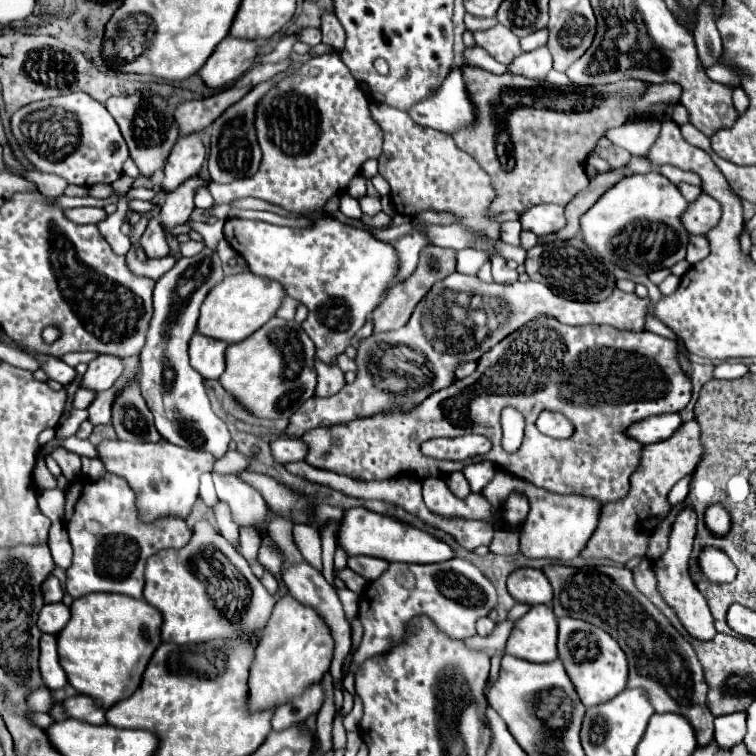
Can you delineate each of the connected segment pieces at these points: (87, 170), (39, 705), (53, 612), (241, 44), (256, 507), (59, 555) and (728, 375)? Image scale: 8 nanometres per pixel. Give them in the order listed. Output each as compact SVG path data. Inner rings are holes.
M86 92L56 96L20 108L12 116L12 132L24 156L40 172L58 174L76 186L112 184L122 176L122 164L130 156L116 120Z
M38 688L30 698L28 698L28 706L34 710L34 712L50 712L50 708L54 706L54 700L52 700L52 692L48 688Z
M62 602L58 604L46 604L38 618L38 628L46 634L58 634L70 620L70 608Z
M226 36L198 74L202 76L206 86L220 88L230 82L236 82L246 70L250 70L256 56L258 44L254 40Z
M212 474L218 498L228 504L232 512L232 520L238 528L250 526L258 528L266 522L266 502L262 502L262 496L252 488L246 486L246 482L238 482L232 474Z
M52 524L50 534L48 534L48 546L52 550L52 558L56 566L68 568L72 562L72 546L66 538L66 530L62 524Z
M724 362L724 364L718 364L714 366L714 374L712 378L716 380L734 380L742 374L748 374L748 368L744 364L730 364L730 362Z

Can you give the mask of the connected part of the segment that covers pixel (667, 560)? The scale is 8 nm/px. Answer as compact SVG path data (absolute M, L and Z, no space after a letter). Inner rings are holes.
M686 508L678 514L672 534L670 534L670 546L664 552L664 556L660 556L658 560L654 560L654 574L658 578L658 588L662 592L662 596L666 598L666 602L678 612L678 618L682 620L684 628L698 640L710 640L716 634L714 628L714 620L708 608L706 598L700 594L700 590L694 586L690 572L688 572L688 560L692 554L692 542L694 542L694 530L696 530L696 514L694 510ZM686 612L686 614L684 614Z

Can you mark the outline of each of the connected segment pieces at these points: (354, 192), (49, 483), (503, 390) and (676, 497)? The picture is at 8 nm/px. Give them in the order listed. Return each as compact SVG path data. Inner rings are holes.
M358 174L350 184L348 184L348 188L346 188L346 192L352 196L352 198L360 198L360 196L364 196L366 194L366 178L362 176L362 174Z
M38 458L38 460L36 460L34 482L38 484L38 488L58 488L58 486L56 486L56 478L48 472L44 458Z
M536 318L536 322L528 322L526 326L522 326L522 330L516 330L514 334L506 336L502 342L498 342L490 352L486 352L480 360L478 360L478 368L474 370L474 374L470 374L468 378L464 380L454 380L448 388L442 388L438 392L432 392L424 402L420 402L418 406L414 406L410 412L386 412L386 414L376 414L376 416L370 416L370 418L356 418L352 422L346 422L346 424L338 424L338 426L324 426L324 428L314 428L314 430L308 430L302 440L308 444L308 456L306 456L306 462L310 462L310 466L316 466L316 468L326 468L330 472L336 472L336 474L344 474L344 476L350 476L354 480L388 480L388 478L394 478L394 476L402 476L402 474L408 474L408 476L420 476L420 480L424 478L430 478L430 476L438 476L438 478L444 478L448 476L450 472L456 472L456 470L462 470L464 466L472 464L472 462L480 462L480 460L490 460L494 462L500 470L516 476L516 478L522 478L534 486L540 486L548 492L556 492L556 494L582 494L582 496L590 496L590 498L598 498L602 504L608 504L608 502L618 502L620 498L624 498L628 494L628 488L630 488L630 476L636 472L638 464L640 464L640 452L644 448L644 444L636 442L634 438L630 438L626 434L628 426L632 426L634 422L640 422L648 416L658 416L658 414L672 414L672 412L680 412L688 402L690 402L690 392L692 392L692 384L690 380L684 376L684 374L678 374L678 366L674 366L674 342L666 342L666 338L662 336L656 336L656 334L650 334L650 332L624 332L624 330L616 330L616 328L604 328L604 326L562 326L560 322L554 322L554 318ZM506 406L512 406L516 408L524 420L526 420L526 430L524 430L524 442L522 442L522 448L518 448L514 454L508 454L504 448L502 448L502 428L500 428L500 412L506 408ZM542 410L550 410L550 412L560 412L564 414L572 424L574 424L574 434L572 438L568 440L554 440L550 436L544 436L540 430L536 430L536 418L540 416ZM462 434L482 434L486 436L490 442L492 442L492 450L484 456L474 456L474 458L468 458L468 460L460 460L460 462L448 462L448 460L436 460L436 458L428 458L420 452L420 444L426 442L426 440L432 440L432 438L454 438L454 436L462 436Z
M688 474L686 478L682 478L674 488L672 488L672 492L668 494L668 502L672 504L672 506L676 506L676 504L682 504L684 500L686 500L686 496L688 496L688 490L690 490L690 480L692 480L692 474Z

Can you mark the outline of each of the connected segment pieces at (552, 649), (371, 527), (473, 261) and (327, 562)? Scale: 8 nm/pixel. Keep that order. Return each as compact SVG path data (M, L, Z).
M532 606L528 614L518 620L506 652L520 660L550 662L558 658L556 650L558 618L552 606Z
M352 508L344 512L342 524L340 524L340 542L342 548L348 552L348 556L374 556L374 558L382 558L388 562L416 562L416 564L434 564L434 562L446 562L452 560L456 554L454 550L438 540L436 536L418 530L410 524L404 524L396 518L390 516L382 516L376 512L370 512L366 508Z
M464 248L456 252L456 272L476 274L478 268L490 260L489 254L472 248Z
M326 522L326 530L322 530L322 562L324 562L324 568L322 568L322 574L324 578L332 584L334 580L334 574L332 574L332 556L334 556L334 536L332 532L336 530L338 526L334 522Z

